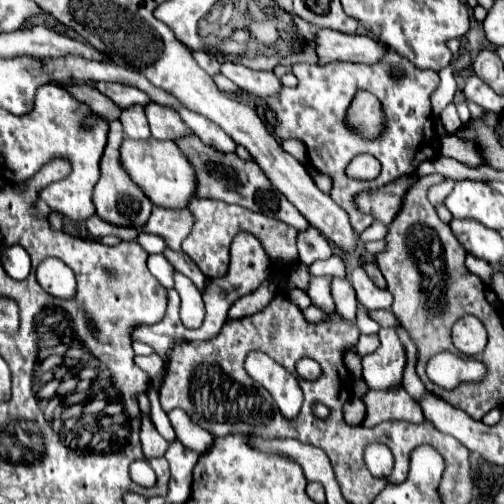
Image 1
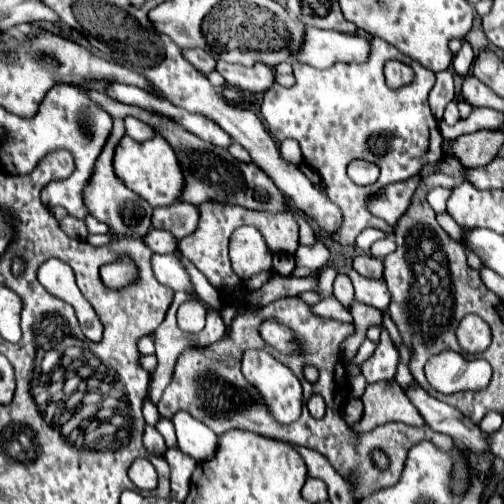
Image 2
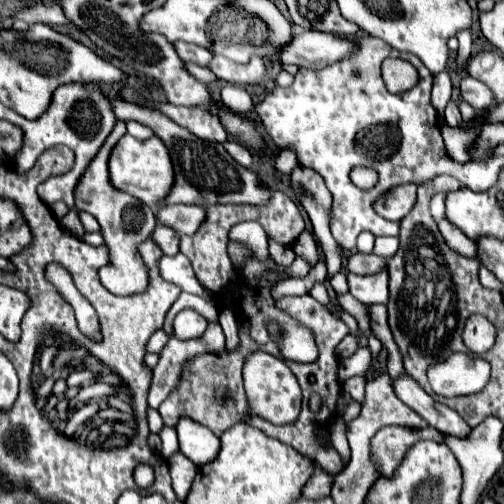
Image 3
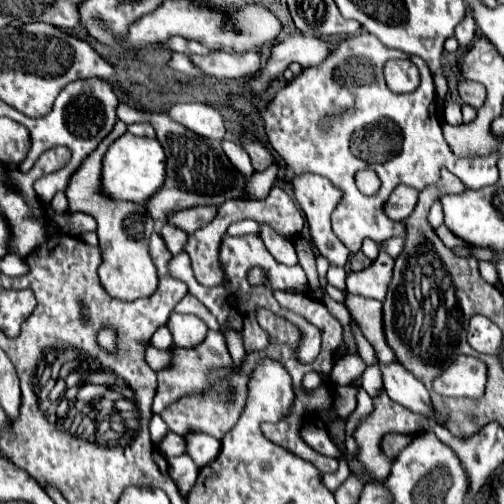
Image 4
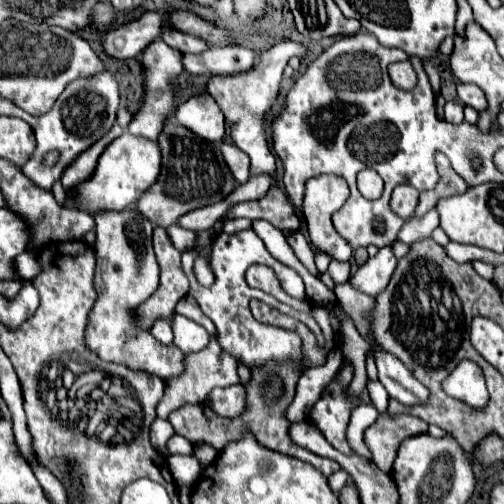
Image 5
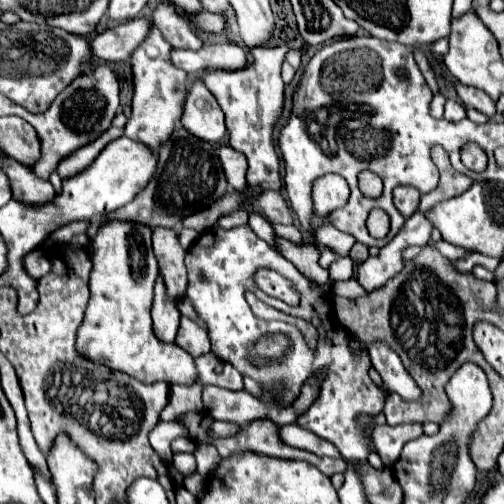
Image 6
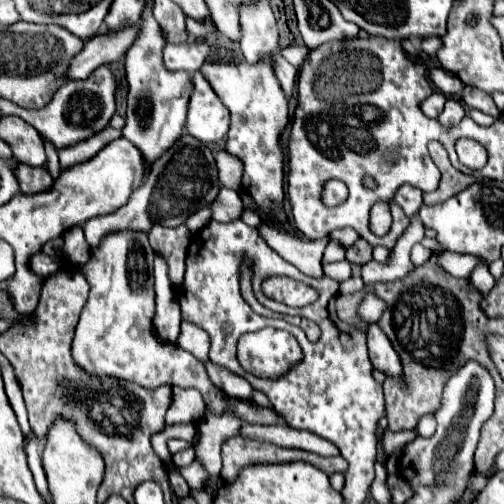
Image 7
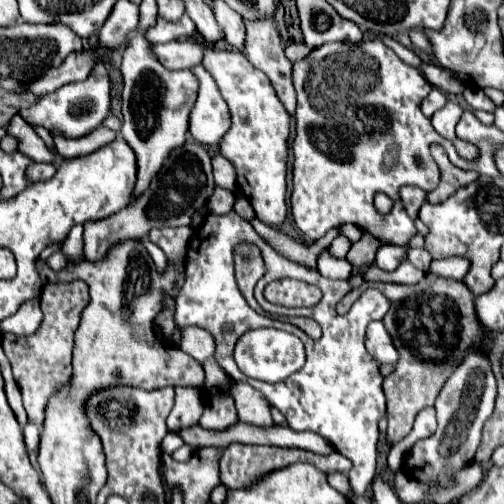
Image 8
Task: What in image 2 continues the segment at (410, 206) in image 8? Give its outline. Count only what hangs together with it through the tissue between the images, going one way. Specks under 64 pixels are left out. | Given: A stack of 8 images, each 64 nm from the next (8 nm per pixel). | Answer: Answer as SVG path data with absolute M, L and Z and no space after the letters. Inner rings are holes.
M410 178L410 180L396 182L396 184L382 188L380 196L374 196L368 204L370 212L394 226L398 222L398 218L408 210L418 182L420 182L420 178Z

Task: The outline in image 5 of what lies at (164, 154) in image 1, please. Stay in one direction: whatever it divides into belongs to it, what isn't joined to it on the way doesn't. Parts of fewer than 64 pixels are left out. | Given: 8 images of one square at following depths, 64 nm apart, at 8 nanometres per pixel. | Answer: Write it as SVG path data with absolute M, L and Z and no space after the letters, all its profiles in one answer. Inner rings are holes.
M124 132L120 138L116 138L108 148L102 152L100 162L94 168L94 174L80 182L76 188L70 188L66 192L64 206L88 212L90 216L96 216L98 212L114 212L114 210L126 210L128 206L134 206L136 200L144 190L148 190L160 174L160 148L156 142L146 138L136 138L128 132Z

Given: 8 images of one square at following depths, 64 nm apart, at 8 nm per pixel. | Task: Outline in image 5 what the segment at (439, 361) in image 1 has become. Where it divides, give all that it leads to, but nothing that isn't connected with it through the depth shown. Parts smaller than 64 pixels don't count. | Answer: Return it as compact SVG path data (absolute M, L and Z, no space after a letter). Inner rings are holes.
M462 360L444 380L442 388L448 396L468 404L470 408L480 410L488 404L488 390L482 368L472 360Z

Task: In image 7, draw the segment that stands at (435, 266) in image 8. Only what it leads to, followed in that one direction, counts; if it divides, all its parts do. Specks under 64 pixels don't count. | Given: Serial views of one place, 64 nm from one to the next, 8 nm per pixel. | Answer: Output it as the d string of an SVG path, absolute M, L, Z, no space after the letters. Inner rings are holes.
M444 252L444 254L438 254L438 266L456 276L456 278L468 278L470 272L474 270L474 266L482 262L479 258L474 256L468 256L468 254Z

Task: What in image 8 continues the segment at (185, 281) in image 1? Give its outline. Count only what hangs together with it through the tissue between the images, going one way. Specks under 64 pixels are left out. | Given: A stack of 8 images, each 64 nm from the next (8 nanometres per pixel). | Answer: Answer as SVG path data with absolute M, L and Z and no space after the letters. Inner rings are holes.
M188 326L182 330L182 344L180 350L192 356L196 362L204 362L214 352L213 336L206 330L197 326Z

